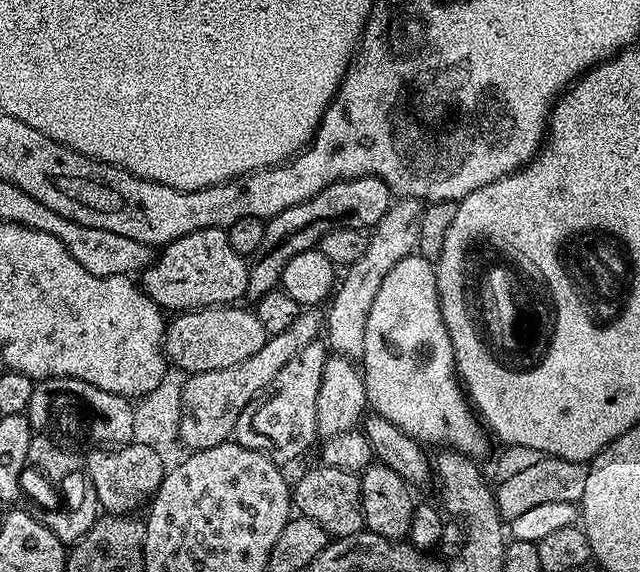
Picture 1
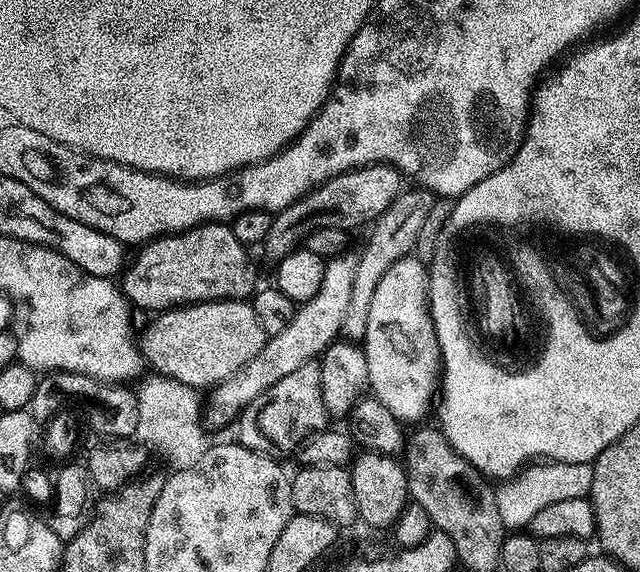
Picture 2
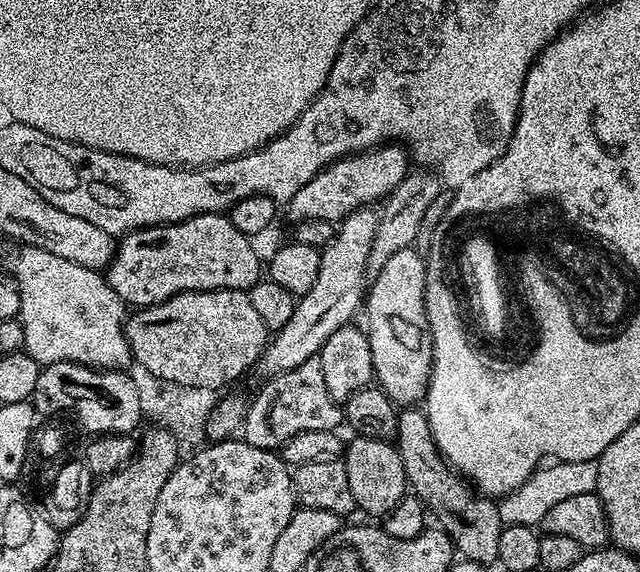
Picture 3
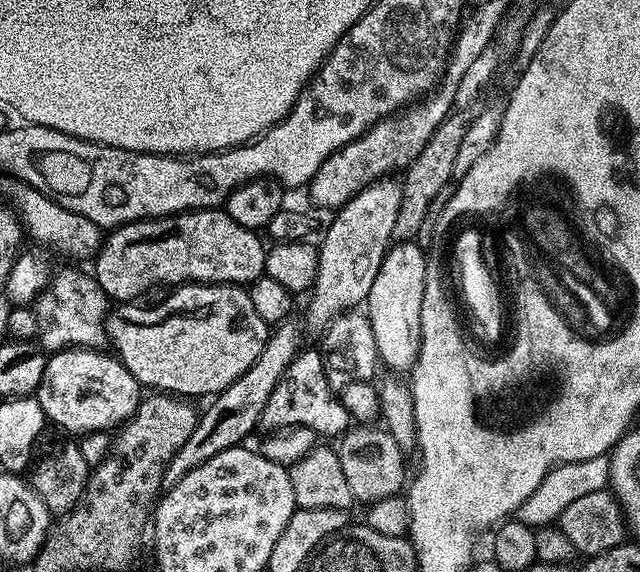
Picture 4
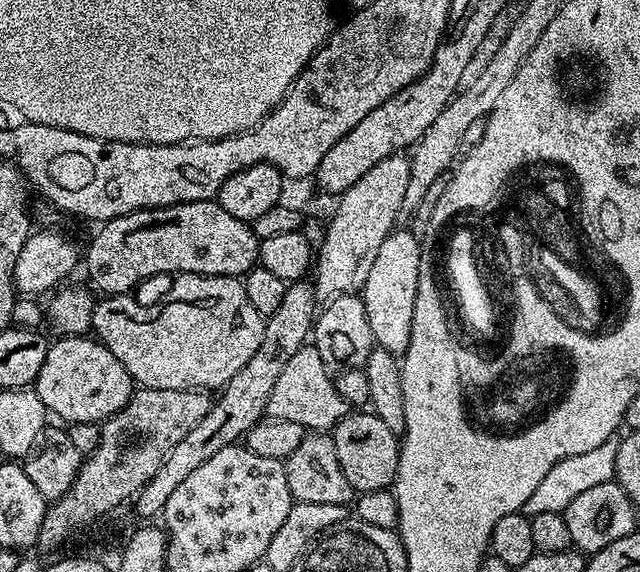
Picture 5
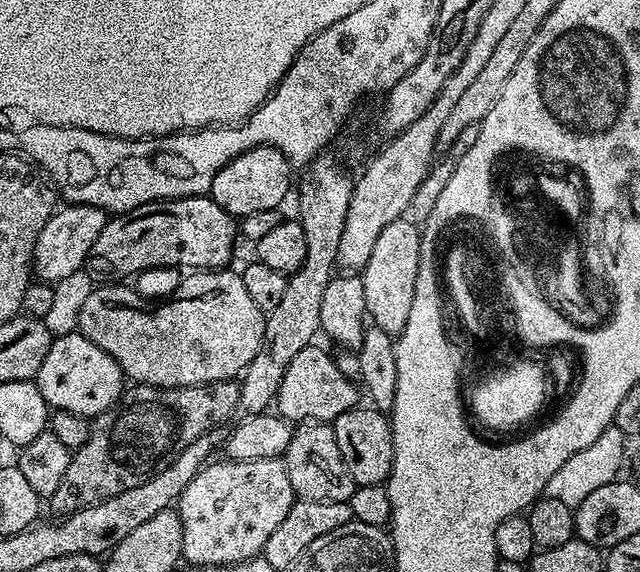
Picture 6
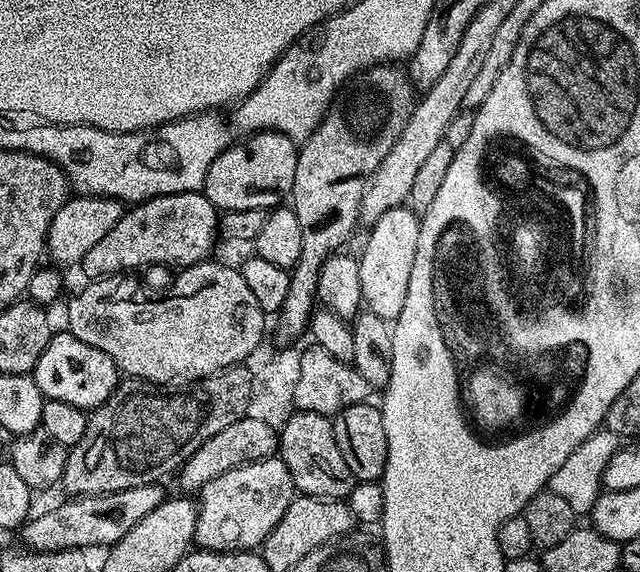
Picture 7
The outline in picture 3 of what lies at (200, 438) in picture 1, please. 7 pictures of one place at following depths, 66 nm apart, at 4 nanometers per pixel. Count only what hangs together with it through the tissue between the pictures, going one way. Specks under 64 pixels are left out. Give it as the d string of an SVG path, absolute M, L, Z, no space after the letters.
M368 206L359 208L356 212L351 212L344 220L339 221L336 237L320 253L318 279L315 280L314 286L310 286L307 294L297 299L294 318L290 318L290 322L286 322L286 326L282 326L282 330L269 339L264 346L263 354L255 363L255 371L260 371L261 377L271 378L282 374L286 370L294 370L294 366L302 366L302 362L306 362L310 357L319 353L320 347L326 342L326 338L330 338L330 334L334 334L334 330L338 330L342 325L349 323L353 319L352 314L355 312L356 306L359 302L361 305L366 294L364 276L366 277L368 272L370 246L374 242L378 219L377 213L372 211L373 209Z

